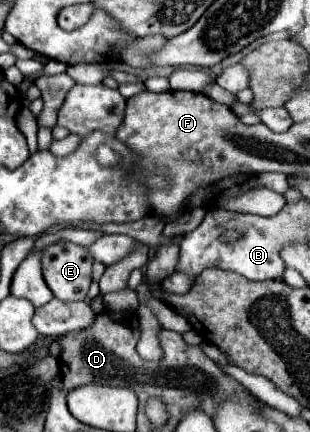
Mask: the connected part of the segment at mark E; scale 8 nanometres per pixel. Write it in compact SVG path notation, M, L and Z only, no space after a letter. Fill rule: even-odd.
M55 242L41 254L43 280L55 298L63 302L85 300L91 284L93 256L85 246Z

